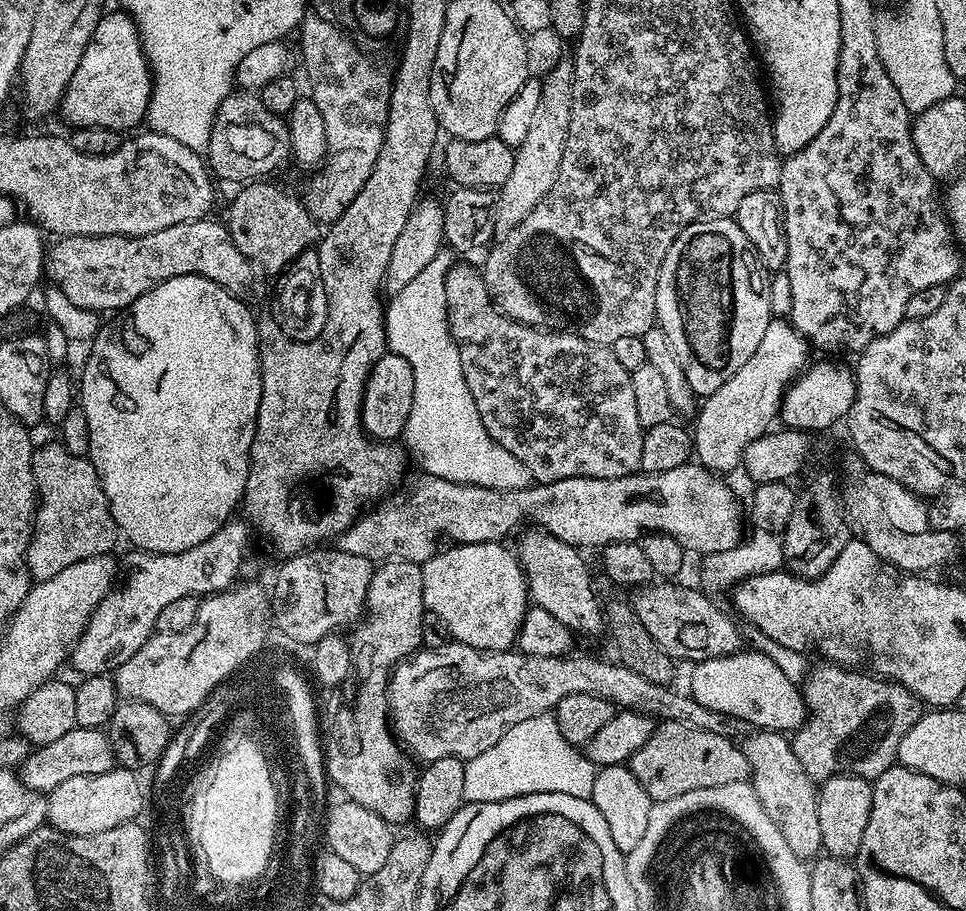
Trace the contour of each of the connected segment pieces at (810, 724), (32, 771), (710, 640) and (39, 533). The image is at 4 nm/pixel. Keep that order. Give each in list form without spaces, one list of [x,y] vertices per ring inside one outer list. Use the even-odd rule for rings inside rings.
[[[820,662],[817,668],[815,665],[805,676],[802,691],[808,717],[804,725],[796,729],[790,743],[802,770],[806,770],[806,774],[816,782],[845,774],[875,781],[877,776],[897,763],[898,742],[906,738],[910,726],[914,726],[922,715],[920,699],[906,690],[906,686],[895,684],[893,680],[881,680],[879,676],[864,670],[842,668],[838,664]]]
[[[75,727],[70,730],[70,734],[62,734],[62,738],[54,742],[35,747],[18,768],[18,775],[30,790],[47,794],[54,790],[54,786],[62,786],[62,782],[70,778],[86,774],[106,774],[116,763],[111,739],[101,729]]]
[[[652,582],[637,587],[631,593],[630,603],[634,614],[642,618],[642,626],[650,630],[654,642],[658,642],[658,646],[662,646],[662,650],[666,650],[666,654],[676,662],[699,662],[741,651],[742,632],[716,605],[717,601],[699,587],[687,588],[684,584],[676,583],[680,582]]]
[[[63,442],[55,443],[41,448],[39,445],[32,454],[38,503],[26,567],[29,577],[36,582],[54,578],[54,574],[74,566],[74,562],[109,555],[116,536],[118,540],[118,529],[92,461],[87,456],[70,454]]]

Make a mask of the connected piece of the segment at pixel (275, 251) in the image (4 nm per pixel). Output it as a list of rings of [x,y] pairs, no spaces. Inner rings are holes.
[[[248,182],[239,189],[228,208],[226,227],[234,246],[250,258],[257,269],[280,274],[318,240],[318,222],[308,212],[299,195],[291,196],[272,182]]]

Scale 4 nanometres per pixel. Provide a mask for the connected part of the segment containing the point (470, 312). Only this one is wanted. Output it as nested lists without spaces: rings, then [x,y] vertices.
[[[453,263],[452,268],[446,274],[446,304],[448,306],[448,325],[456,343],[458,358],[462,358],[462,374],[466,378],[466,386],[470,386],[474,406],[478,406],[478,414],[482,414],[482,426],[486,426],[490,438],[494,438],[498,446],[510,450],[510,454],[514,454],[514,458],[518,458],[518,462],[522,462],[522,466],[530,470],[533,481],[553,484],[562,478],[578,478],[579,476],[582,478],[622,478],[623,476],[634,476],[640,472],[642,438],[646,429],[638,422],[632,373],[622,370],[622,365],[619,364],[618,358],[614,358],[611,347],[595,344],[567,330],[532,328],[529,324],[511,320],[492,301],[492,295],[488,293],[481,269],[471,268],[468,264]]]

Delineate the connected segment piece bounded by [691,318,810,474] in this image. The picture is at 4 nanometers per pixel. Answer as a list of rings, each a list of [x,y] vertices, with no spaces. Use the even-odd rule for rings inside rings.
[[[774,318],[766,326],[766,334],[762,334],[762,342],[758,342],[758,350],[754,350],[750,362],[745,362],[738,374],[726,378],[718,390],[703,397],[695,413],[692,446],[700,467],[717,474],[741,467],[746,446],[773,427],[772,419],[775,421],[780,415],[780,404],[789,384],[809,367],[808,352],[808,341],[787,319]]]

